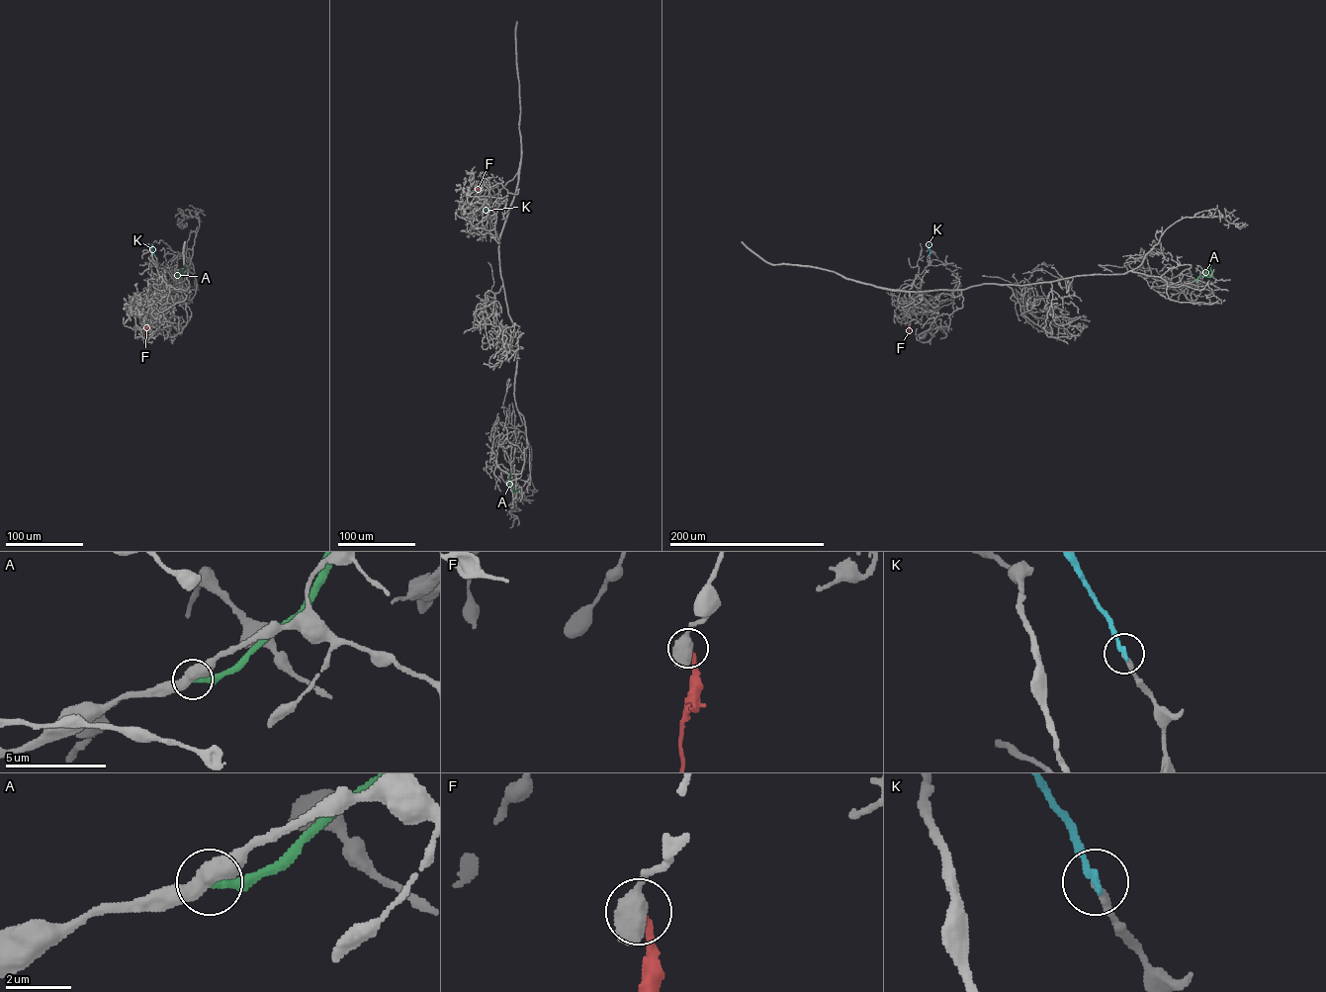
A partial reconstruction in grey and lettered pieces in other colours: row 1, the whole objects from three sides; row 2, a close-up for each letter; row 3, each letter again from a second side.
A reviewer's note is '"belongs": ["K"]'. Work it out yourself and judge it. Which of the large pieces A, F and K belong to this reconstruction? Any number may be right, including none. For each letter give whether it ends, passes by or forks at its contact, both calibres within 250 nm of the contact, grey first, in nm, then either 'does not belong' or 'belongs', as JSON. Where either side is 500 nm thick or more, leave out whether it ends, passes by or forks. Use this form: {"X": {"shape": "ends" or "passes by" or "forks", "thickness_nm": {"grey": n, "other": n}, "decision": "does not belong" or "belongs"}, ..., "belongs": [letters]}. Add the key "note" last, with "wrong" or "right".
{"A": {"shape": "ends", "thickness_nm": {"grey": 480, "other": 280}, "decision": "does not belong"}, "F": {"thickness_nm": {"grey": 750, "other": 200}, "decision": "does not belong"}, "K": {"shape": "ends", "thickness_nm": {"grey": 220, "other": 240}, "decision": "belongs"}, "belongs": ["K"], "note": "right"}

